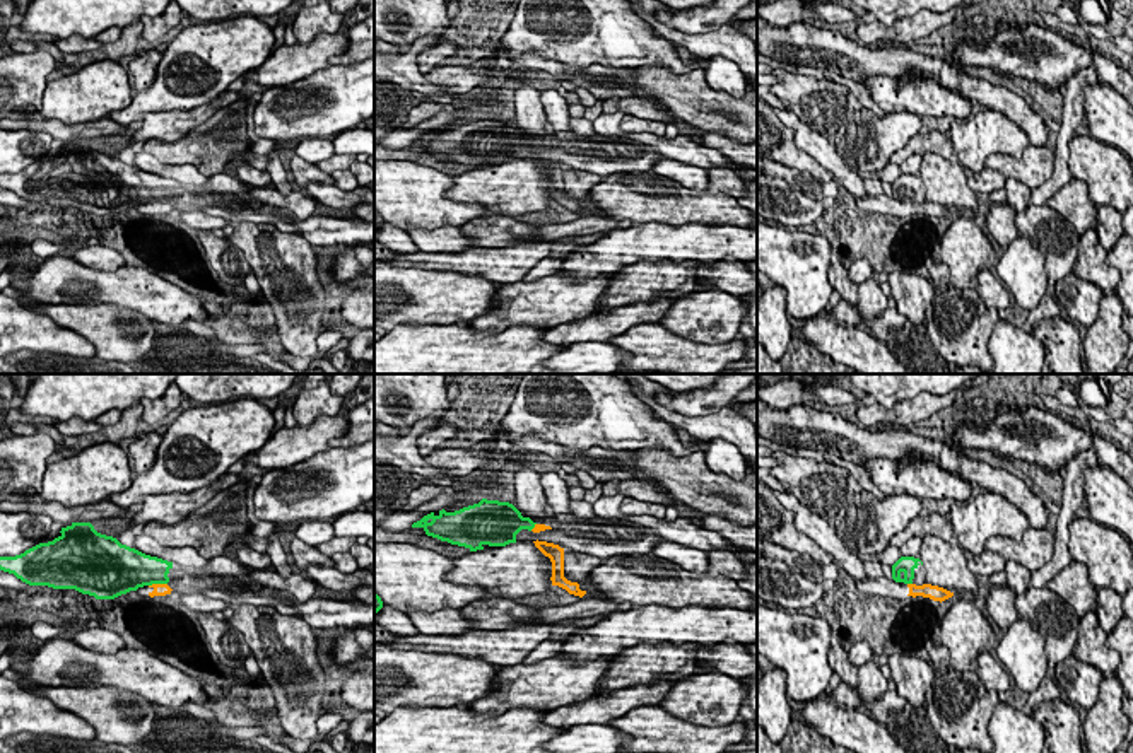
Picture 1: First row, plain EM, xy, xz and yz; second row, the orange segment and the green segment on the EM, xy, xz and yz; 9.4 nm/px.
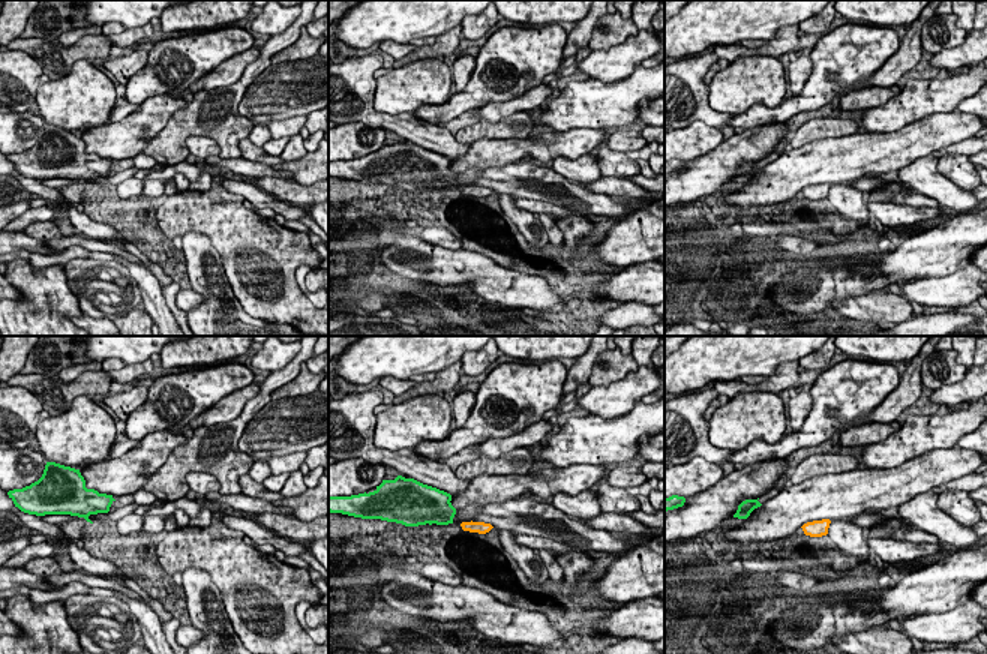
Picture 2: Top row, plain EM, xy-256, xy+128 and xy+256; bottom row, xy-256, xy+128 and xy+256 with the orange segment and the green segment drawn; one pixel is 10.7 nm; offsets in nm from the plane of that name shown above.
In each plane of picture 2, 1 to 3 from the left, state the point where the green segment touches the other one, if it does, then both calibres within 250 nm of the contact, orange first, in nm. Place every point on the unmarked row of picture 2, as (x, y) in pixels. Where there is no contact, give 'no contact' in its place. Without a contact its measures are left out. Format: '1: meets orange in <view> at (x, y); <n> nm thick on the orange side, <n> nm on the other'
1: no contact
2: no contact
3: no contact

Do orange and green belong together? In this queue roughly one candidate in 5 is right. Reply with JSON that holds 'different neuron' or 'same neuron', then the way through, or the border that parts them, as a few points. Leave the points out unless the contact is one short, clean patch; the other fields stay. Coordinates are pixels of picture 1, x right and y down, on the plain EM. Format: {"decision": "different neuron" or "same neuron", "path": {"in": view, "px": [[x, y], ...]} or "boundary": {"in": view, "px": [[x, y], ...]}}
{"decision": "different neuron"}

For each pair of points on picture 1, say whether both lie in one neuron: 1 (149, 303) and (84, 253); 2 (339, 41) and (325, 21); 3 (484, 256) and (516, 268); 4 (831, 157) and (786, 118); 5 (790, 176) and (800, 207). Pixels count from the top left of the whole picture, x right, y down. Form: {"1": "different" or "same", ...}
{"1": "different", "2": "different", "3": "same", "4": "same", "5": "different"}

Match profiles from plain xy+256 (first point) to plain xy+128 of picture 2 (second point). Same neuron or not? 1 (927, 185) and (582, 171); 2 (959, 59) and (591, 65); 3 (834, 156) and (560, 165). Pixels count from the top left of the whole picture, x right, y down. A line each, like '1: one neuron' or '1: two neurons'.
1: one neuron
2: one neuron
3: two neurons

